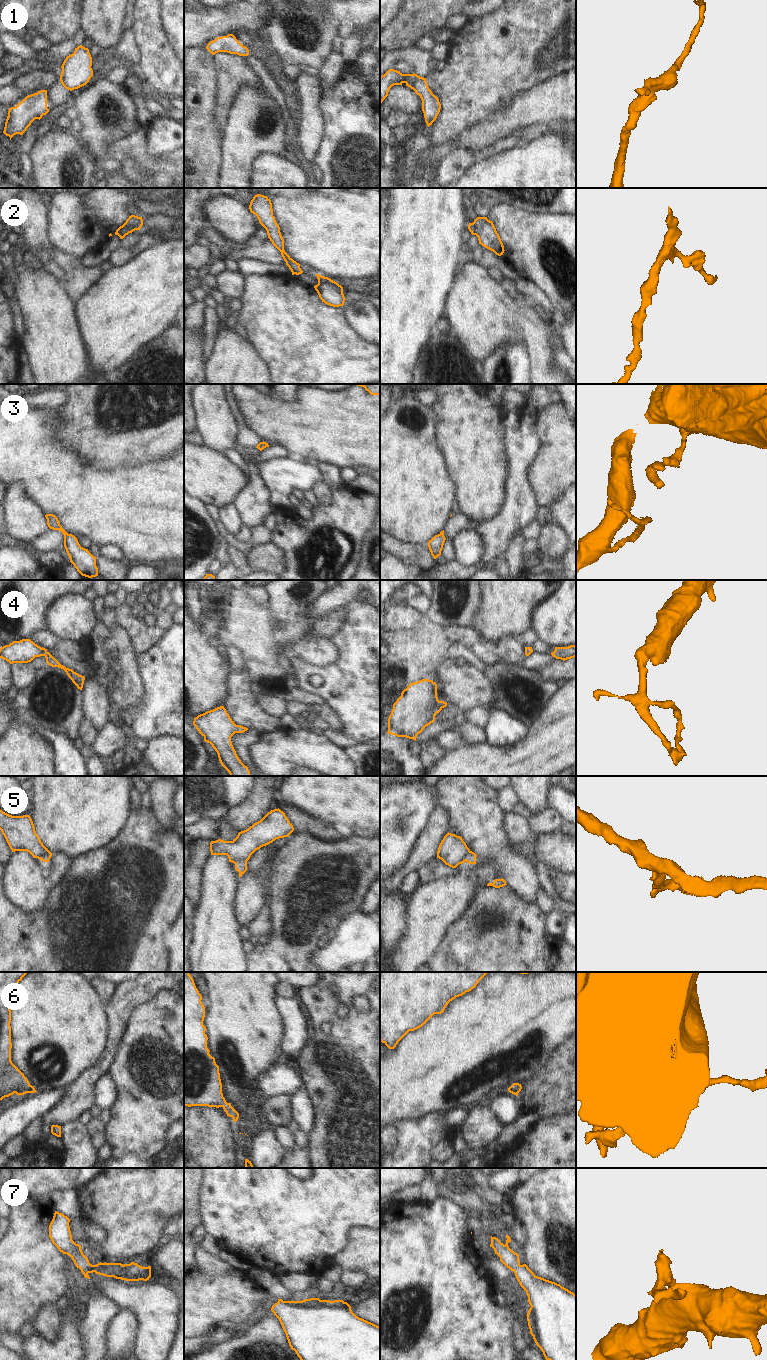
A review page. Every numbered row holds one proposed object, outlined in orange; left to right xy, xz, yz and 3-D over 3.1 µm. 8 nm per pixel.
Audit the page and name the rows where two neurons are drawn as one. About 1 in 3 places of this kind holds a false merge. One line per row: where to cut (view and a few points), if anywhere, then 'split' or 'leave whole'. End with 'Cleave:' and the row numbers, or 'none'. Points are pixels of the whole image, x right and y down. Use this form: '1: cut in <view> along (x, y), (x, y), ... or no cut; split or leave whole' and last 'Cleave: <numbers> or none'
1: no cut; leave whole
2: cut in xz along (330, 279), (318, 284); split
3: no cut; leave whole
4: no cut; leave whole
5: cut in xz along (246, 861), (238, 861), (235, 864); split
6: no cut; leave whole
7: no cut; leave whole
Cleave: 2, 5

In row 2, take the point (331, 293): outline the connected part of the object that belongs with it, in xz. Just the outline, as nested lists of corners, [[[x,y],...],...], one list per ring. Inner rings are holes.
[[[330,280],[325,283],[317,284],[314,286],[319,298],[327,305],[333,307],[343,306],[345,297],[343,294],[343,287],[337,282]]]

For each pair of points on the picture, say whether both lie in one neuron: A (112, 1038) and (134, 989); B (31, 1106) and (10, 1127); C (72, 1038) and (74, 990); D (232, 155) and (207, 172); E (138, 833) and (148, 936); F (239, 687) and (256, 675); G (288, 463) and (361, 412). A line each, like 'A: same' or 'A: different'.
A: same
B: same
C: same
D: different
E: same
F: different
G: different

